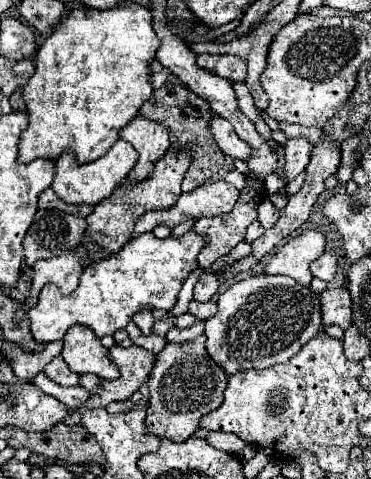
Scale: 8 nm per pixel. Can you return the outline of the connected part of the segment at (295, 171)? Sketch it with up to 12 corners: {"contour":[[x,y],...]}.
{"contour":[[306,138],[284,144],[284,176],[292,182],[310,162],[312,144]]}

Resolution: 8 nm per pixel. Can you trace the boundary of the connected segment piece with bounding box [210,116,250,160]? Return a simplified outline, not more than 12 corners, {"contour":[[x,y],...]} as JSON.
{"contour":[[214,116],[210,130],[224,154],[246,160],[250,146],[228,120]]}

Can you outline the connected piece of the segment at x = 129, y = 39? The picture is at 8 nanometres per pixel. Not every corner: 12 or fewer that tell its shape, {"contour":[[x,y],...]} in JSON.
{"contour":[[150,10],[70,12],[24,86],[18,162],[104,156],[154,92]]}

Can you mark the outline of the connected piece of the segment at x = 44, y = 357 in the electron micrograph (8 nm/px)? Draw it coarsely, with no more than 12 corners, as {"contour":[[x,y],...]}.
{"contour":[[62,340],[42,352],[26,352],[16,342],[4,342],[2,352],[14,374],[30,382],[62,350]]}

